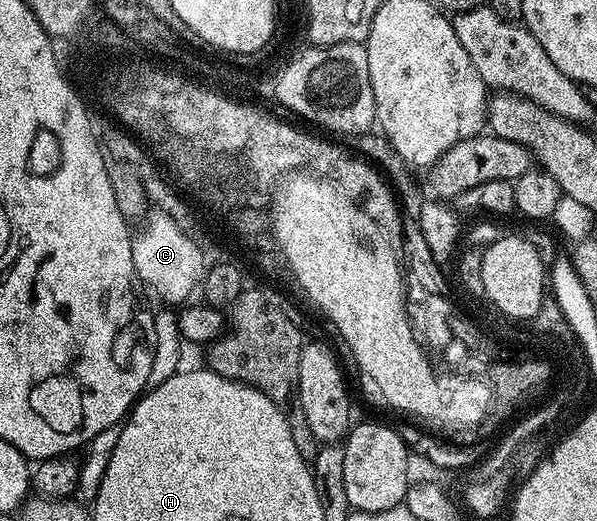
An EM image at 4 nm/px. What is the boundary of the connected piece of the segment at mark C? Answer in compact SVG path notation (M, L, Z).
M151 210L145 216L142 228L133 232L132 261L134 262L134 274L142 279L163 299L163 304L185 304L189 295L199 290L202 276L208 268L201 256L201 250L196 242L187 237L185 232L177 227L176 221L168 217L168 213Z

